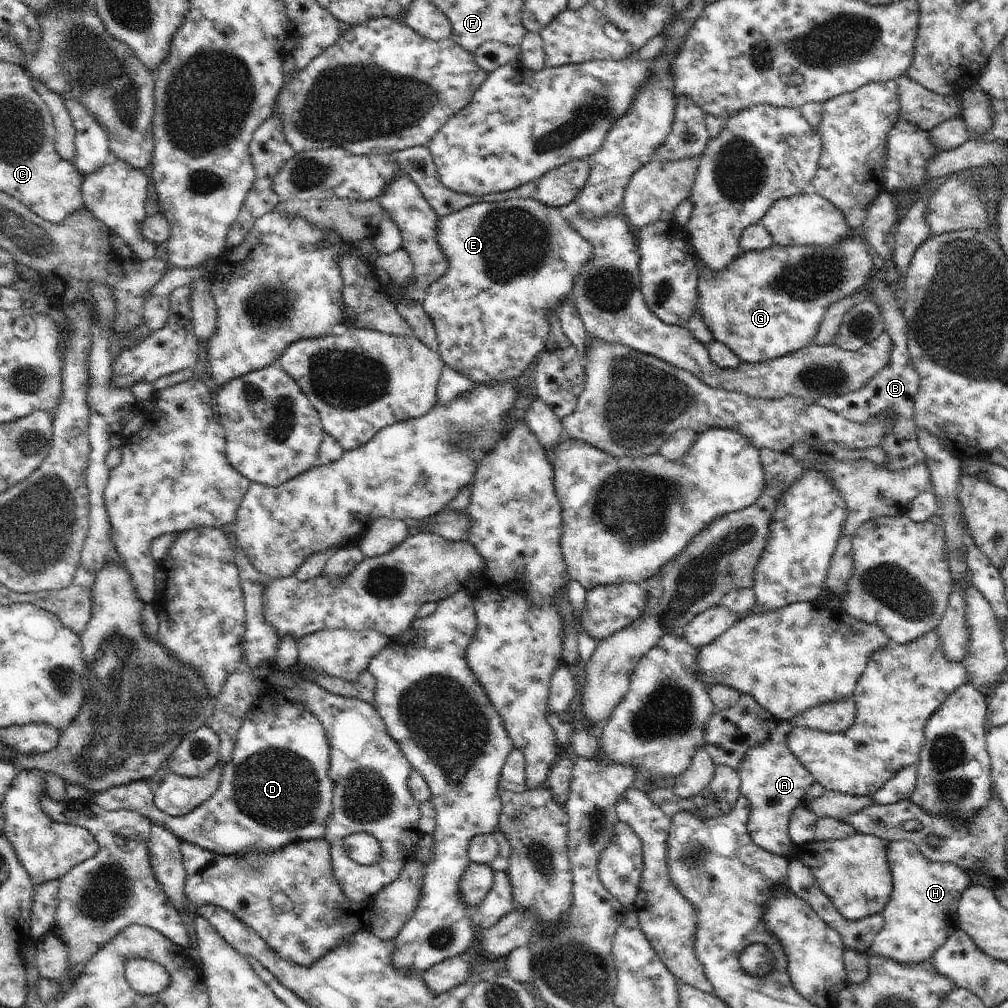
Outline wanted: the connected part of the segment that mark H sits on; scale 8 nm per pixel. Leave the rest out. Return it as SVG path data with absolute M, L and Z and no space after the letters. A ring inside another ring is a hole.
M889 841L887 844L887 861L893 876L893 889L891 892L891 897L887 902L887 905L883 908L883 917L884 924L882 925L882 930L876 935L874 938L872 946L867 951L866 958L870 958L870 955L877 957L888 957L894 961L900 961L901 963L908 963L909 965L912 963L919 963L920 961L930 959L931 956L946 942L946 939L954 930L957 929L957 910L959 905L960 897L964 890L968 887L972 886L971 880L979 877L980 875L976 875L974 873L968 873L967 871L963 871L959 866L956 866L953 862L930 862L926 857L924 857L916 845L912 841Z

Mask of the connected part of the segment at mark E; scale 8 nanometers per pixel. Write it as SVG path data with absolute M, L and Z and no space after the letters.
M508 199L497 203L478 203L467 206L458 212L441 217L437 222L437 241L446 257L449 258L448 272L433 282L425 292L422 306L432 319L437 332L439 353L442 360L453 371L467 376L475 385L490 385L519 378L526 368L533 365L537 354L544 348L549 335L550 321L547 310L557 310L557 306L566 297L572 296L575 280L582 273L587 262L592 258L593 246L584 240L576 230L560 215L560 209L546 206L534 199Z

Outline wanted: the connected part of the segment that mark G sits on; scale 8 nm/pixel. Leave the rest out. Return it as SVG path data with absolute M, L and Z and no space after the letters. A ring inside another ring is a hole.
M858 227L856 229L850 229L849 235L841 241L835 242L835 245L830 246L818 246L818 245L800 245L800 246L780 246L779 244L772 243L772 246L765 248L764 250L751 250L744 251L736 256L726 269L720 269L718 273L710 273L708 269L705 269L705 264L701 261L700 257L696 257L695 265L699 272L697 280L698 290L698 312L703 318L706 326L710 329L712 336L717 341L723 342L738 358L741 358L742 362L757 363L769 361L775 358L792 354L806 345L810 345L814 338L816 338L820 325L824 320L826 310L828 307L835 303L837 300L853 297L854 294L858 294L862 288L868 288L873 271L877 264L879 264L878 254L870 252L866 249L867 238L863 235L865 232L864 227Z

